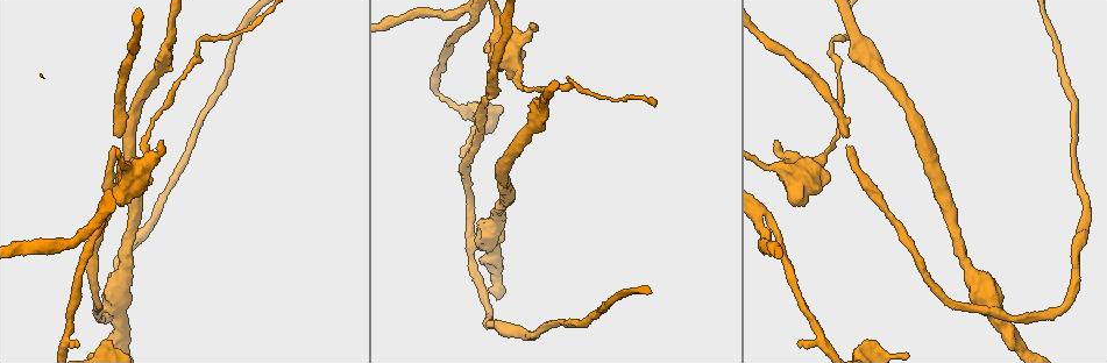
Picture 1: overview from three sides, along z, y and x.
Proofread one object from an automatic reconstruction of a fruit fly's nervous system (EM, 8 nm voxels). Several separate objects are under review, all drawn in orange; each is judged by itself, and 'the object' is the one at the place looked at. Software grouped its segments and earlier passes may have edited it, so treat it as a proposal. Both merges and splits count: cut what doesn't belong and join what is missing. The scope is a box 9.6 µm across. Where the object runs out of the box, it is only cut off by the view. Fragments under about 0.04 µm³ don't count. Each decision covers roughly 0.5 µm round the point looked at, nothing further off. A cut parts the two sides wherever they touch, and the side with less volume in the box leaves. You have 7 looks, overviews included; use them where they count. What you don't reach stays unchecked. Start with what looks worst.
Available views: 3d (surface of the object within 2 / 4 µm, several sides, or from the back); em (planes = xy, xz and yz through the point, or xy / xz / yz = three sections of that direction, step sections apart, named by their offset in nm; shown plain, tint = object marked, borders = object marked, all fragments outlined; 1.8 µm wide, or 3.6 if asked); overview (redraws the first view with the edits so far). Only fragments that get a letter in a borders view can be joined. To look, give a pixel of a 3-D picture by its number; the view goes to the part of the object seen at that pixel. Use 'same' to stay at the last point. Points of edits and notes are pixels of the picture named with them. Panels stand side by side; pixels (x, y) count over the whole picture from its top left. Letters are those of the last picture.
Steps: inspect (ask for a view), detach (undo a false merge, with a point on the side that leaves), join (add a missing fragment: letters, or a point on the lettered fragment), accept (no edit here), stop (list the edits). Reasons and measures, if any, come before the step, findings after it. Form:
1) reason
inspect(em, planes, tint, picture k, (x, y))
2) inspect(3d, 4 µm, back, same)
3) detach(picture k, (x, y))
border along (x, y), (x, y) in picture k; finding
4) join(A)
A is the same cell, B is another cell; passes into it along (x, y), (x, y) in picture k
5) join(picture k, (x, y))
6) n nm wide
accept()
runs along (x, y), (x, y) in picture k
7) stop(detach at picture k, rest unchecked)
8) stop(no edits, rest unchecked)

branch stops here
inspect(3d, 4 µm, picture 1, (846, 137))

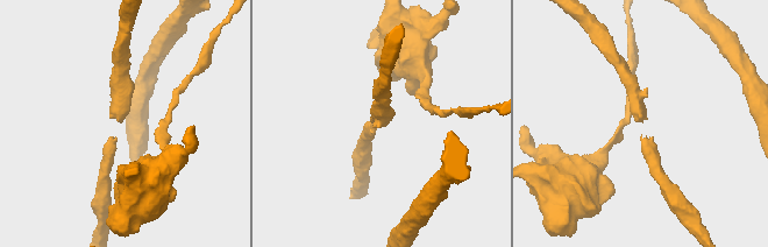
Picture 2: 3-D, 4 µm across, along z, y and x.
need the tissue
inspect(em, planes, borders, picture 2, (120, 119))

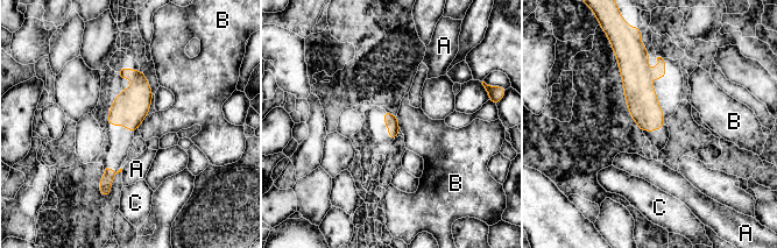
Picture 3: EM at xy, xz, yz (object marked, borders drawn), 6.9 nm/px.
accept()
A, B and C are other cells; border along (147, 114), (138, 127) in picture 3; none of them fits

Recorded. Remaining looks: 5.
abrupt turn
inspect(3d, 4 µm, back, picture 1, (476, 242))

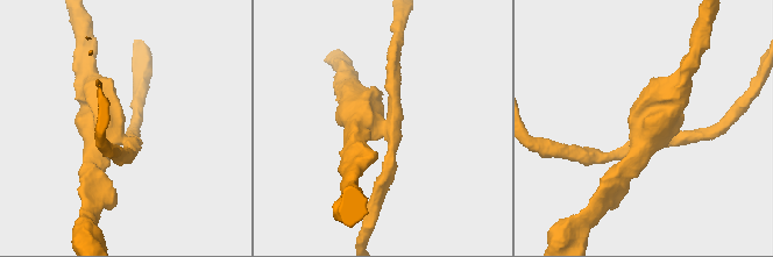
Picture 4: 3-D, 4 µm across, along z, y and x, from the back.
inspect(em, planes, borders, picture 4, (120, 135))

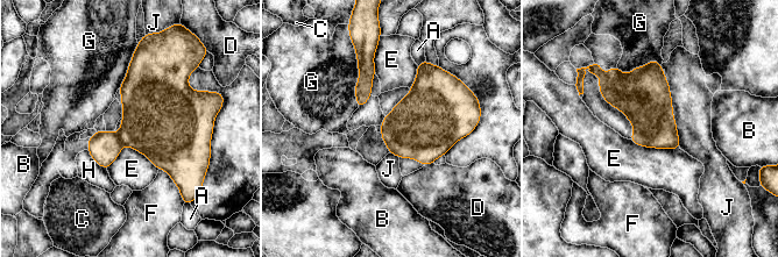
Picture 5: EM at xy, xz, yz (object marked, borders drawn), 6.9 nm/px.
accept()
A, B, C, D, E, F, G, H and J are other cells; border along (106, 169), (124, 145), (158, 169) in picture 5; all the same neuron

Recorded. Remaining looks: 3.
an open end
inspect(em, 3.6 µm, planes, borders, picture 1, (534, 24))

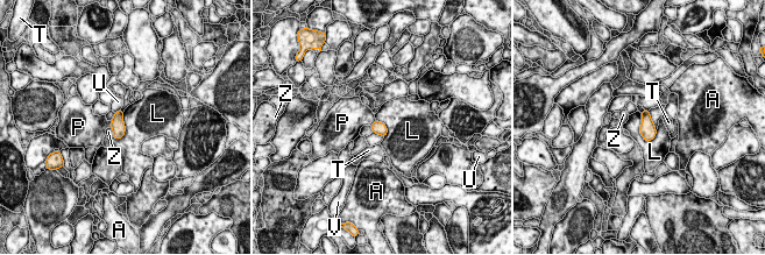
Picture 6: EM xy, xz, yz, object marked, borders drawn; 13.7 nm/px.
170 nm wide; L touches over 420 nm
accept()
A, L, P, T, U, V and Z are other cells; none of them fits

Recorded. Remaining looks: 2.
stop(no edits, rest unchecked)

